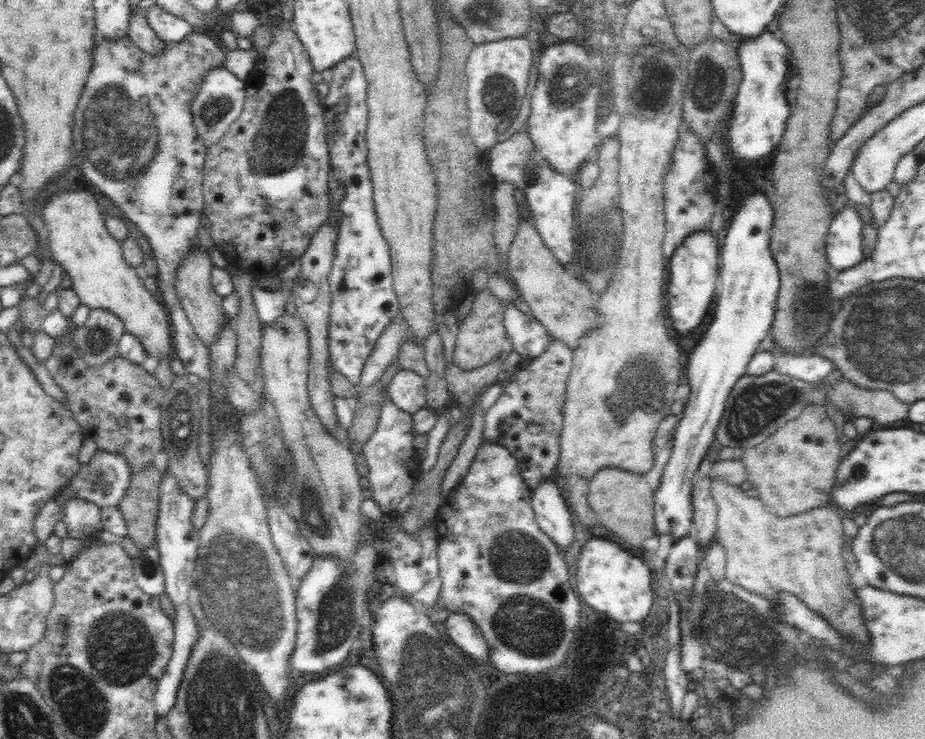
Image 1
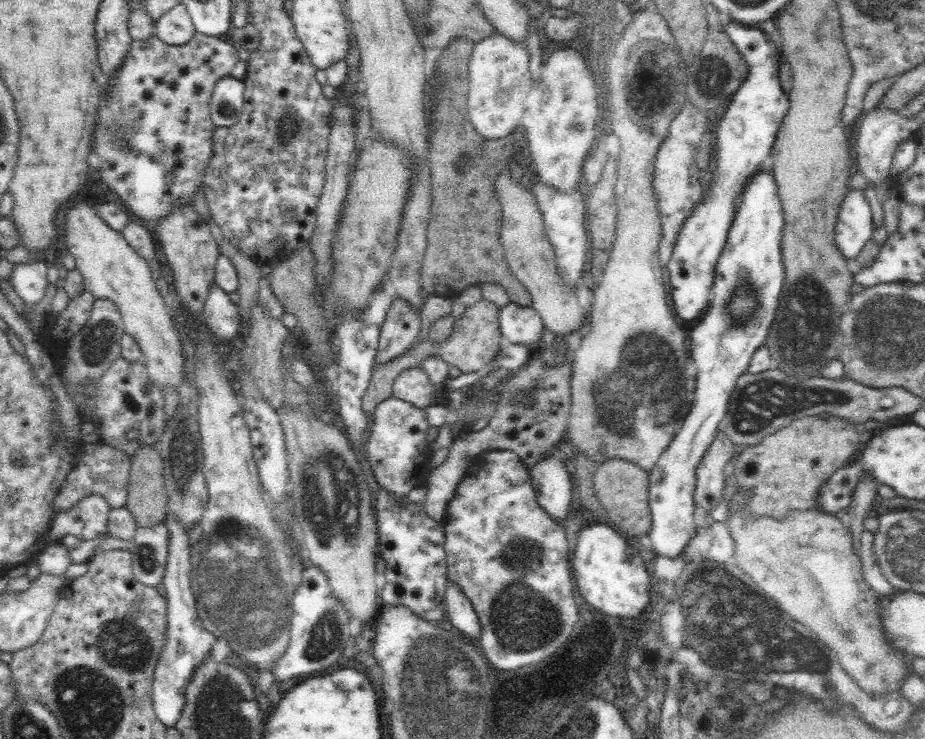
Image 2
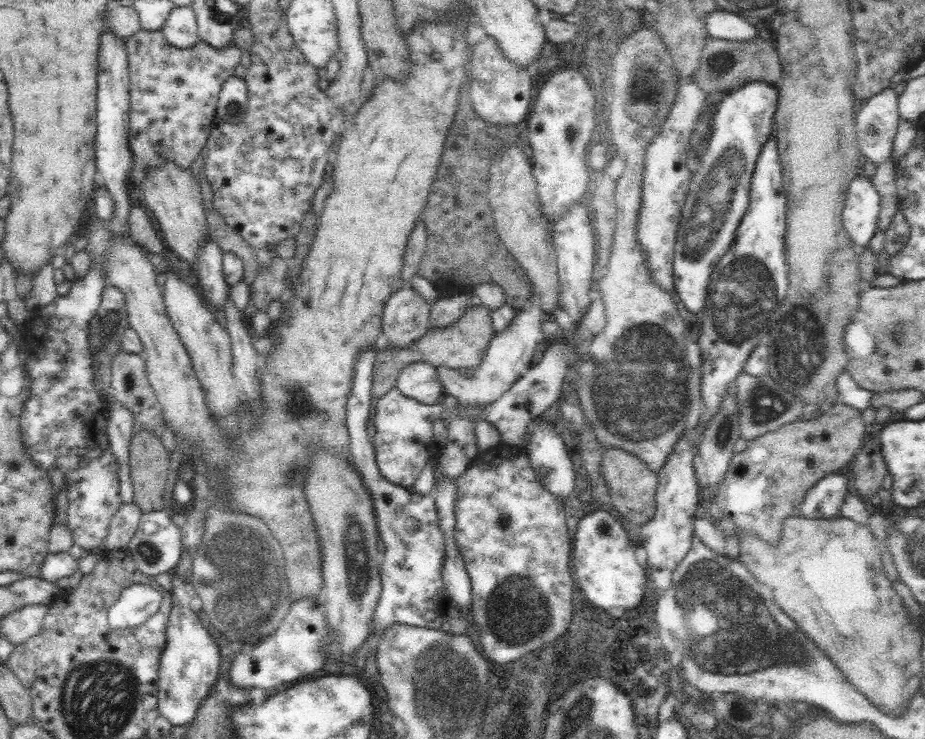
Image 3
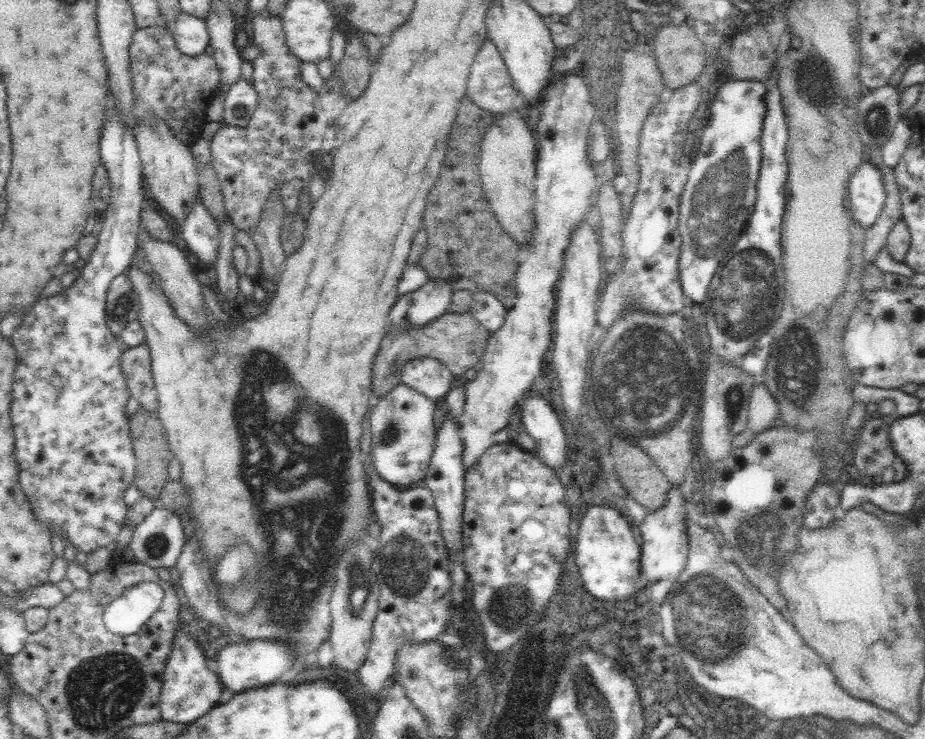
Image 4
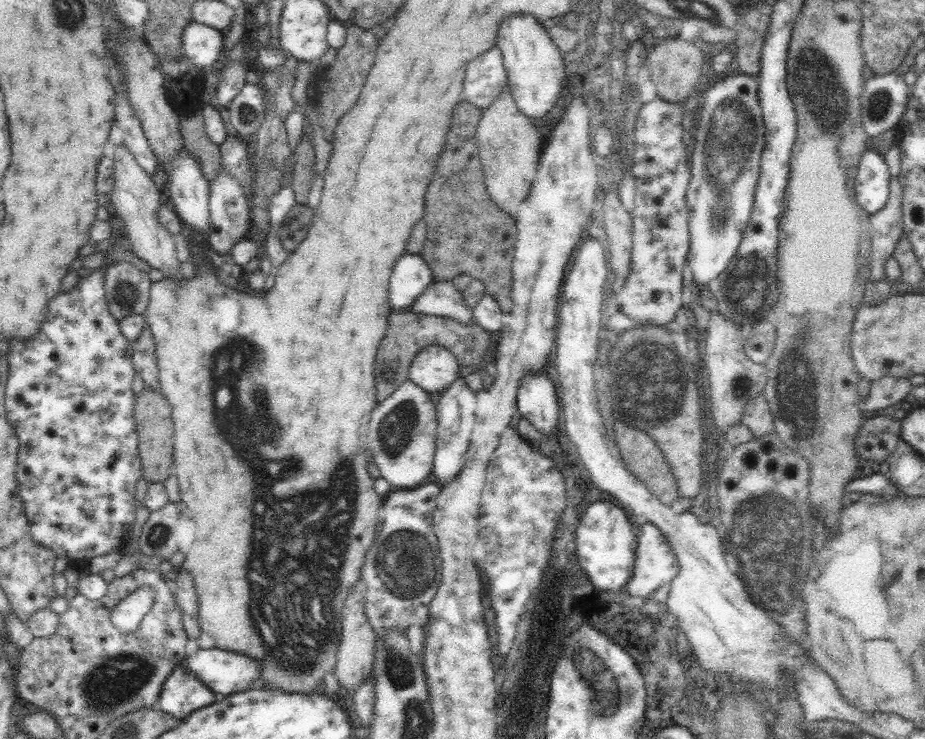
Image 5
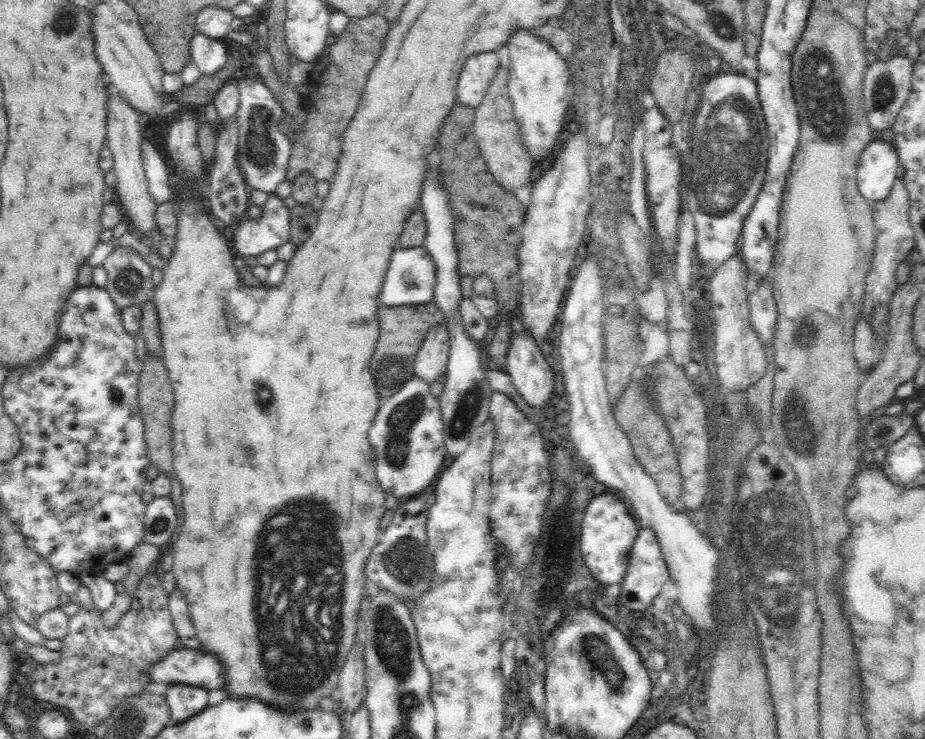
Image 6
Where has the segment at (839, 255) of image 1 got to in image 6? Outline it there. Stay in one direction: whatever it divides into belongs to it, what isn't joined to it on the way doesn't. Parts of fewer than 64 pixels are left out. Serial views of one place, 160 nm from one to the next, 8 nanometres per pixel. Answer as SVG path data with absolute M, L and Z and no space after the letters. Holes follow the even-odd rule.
M875 137L858 157L857 186L870 203L884 200L898 178L898 152L893 143Z

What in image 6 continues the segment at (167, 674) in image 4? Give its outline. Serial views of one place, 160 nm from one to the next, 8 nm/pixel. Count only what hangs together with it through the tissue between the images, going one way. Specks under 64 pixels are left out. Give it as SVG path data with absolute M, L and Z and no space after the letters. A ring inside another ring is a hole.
M178 683L170 685L165 693L171 720L182 722L200 714L208 706L208 690L198 685Z

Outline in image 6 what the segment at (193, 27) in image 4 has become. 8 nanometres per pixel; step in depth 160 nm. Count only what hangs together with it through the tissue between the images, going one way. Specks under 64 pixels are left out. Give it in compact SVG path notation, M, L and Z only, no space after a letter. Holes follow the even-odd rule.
M195 32L190 41L191 63L196 64L202 75L217 73L228 63L229 50L224 41Z

